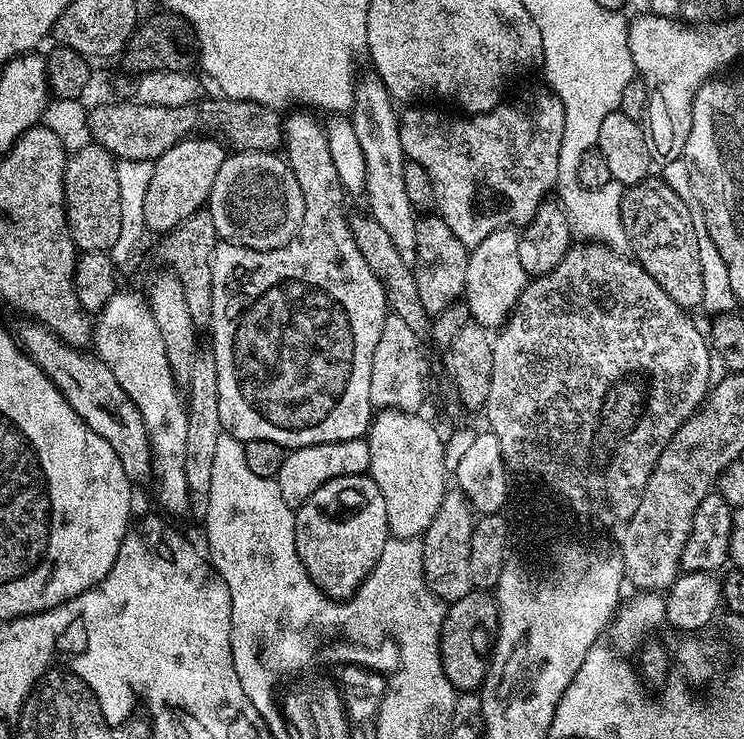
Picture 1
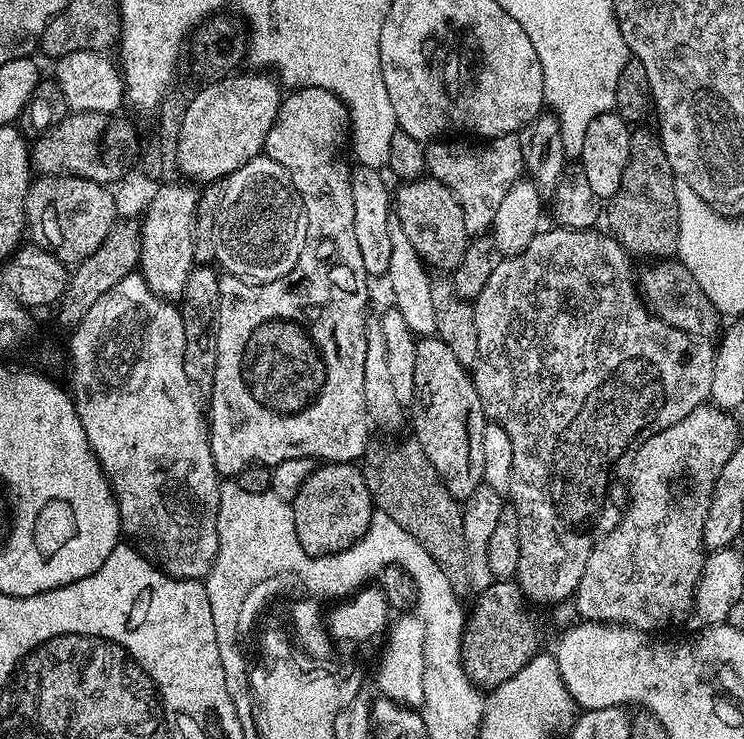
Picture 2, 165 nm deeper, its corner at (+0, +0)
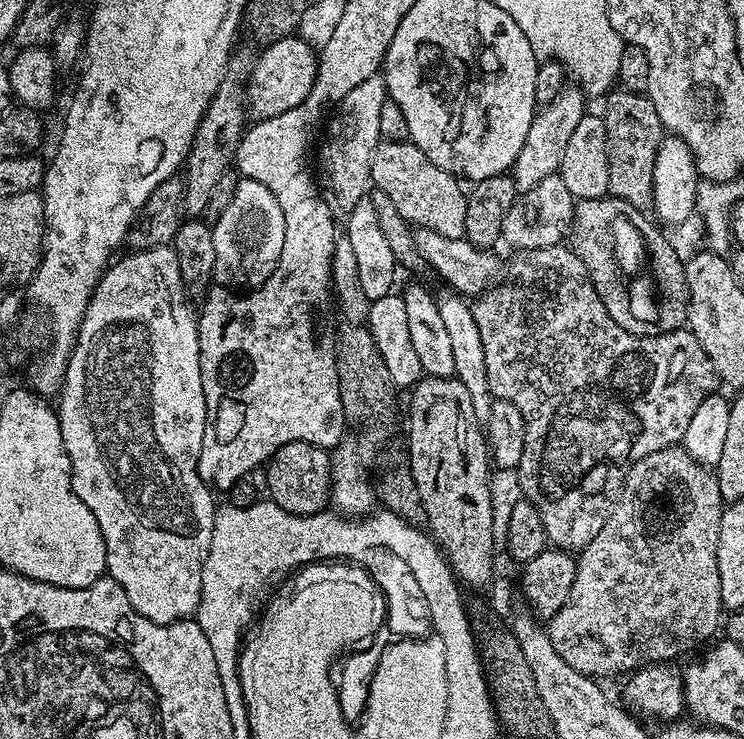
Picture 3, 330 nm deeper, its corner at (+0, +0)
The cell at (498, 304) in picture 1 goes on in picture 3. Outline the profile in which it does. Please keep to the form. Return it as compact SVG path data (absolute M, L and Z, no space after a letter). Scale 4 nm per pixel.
M561 87L558 98L554 98L554 102L543 105L530 122L530 131L526 133L526 142L522 142L522 150L518 150L518 158L512 163L510 169L517 193L538 186L538 182L542 182L542 178L555 176L560 171L562 154L566 154L566 142L570 142L574 129L578 127L578 122L582 122L582 118L586 114L584 93L580 91L579 87L568 87Z

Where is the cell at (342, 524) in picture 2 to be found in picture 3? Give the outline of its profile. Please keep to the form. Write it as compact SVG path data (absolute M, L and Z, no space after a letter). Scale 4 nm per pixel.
M290 442L279 448L266 465L267 495L272 503L295 516L312 516L329 507L332 495L332 458L329 449L306 442Z

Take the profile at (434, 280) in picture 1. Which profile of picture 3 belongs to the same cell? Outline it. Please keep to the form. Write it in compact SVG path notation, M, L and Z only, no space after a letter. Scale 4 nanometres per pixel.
M409 139L402 142L381 140L372 155L370 170L374 187L389 196L408 225L434 230L434 234L442 234L442 238L464 239L468 201L465 189L460 189L461 181L451 172L442 170L442 166L434 166L418 145Z

